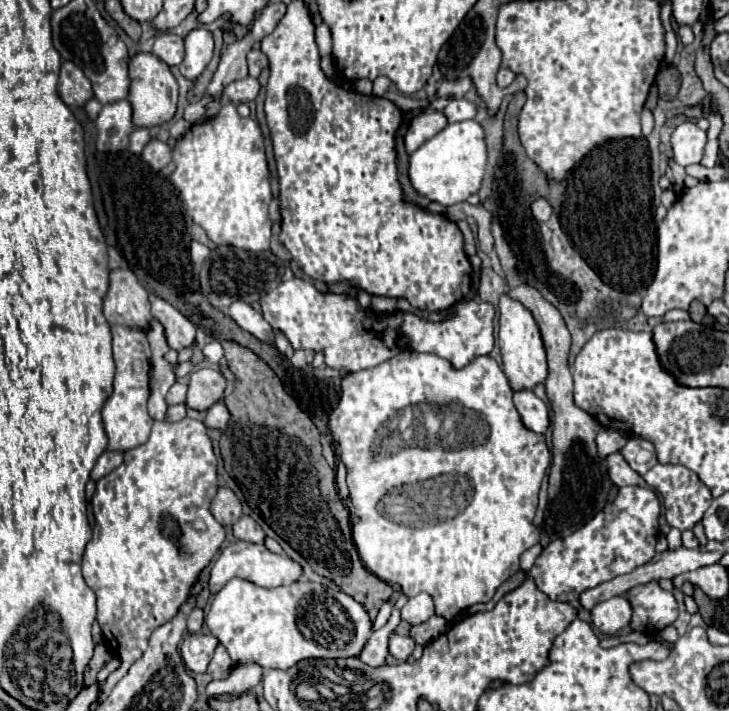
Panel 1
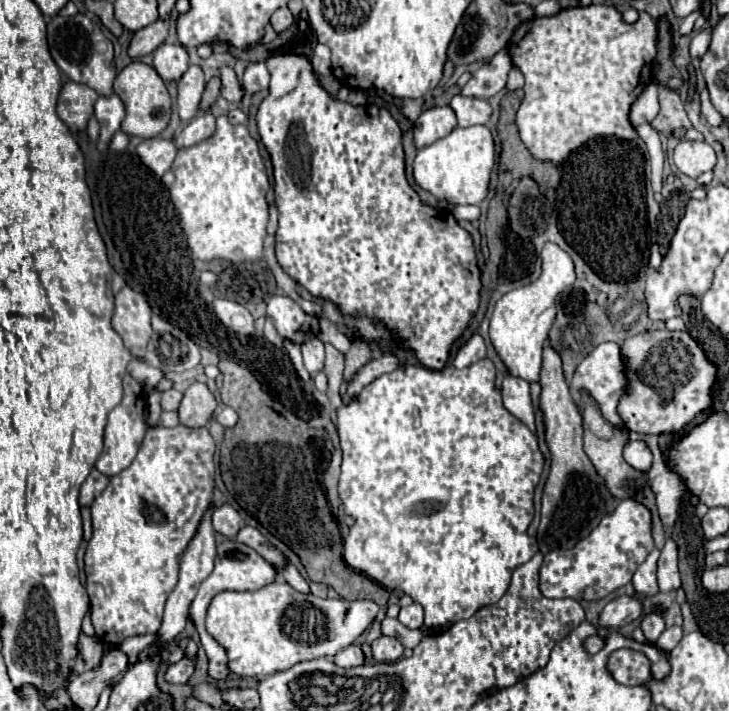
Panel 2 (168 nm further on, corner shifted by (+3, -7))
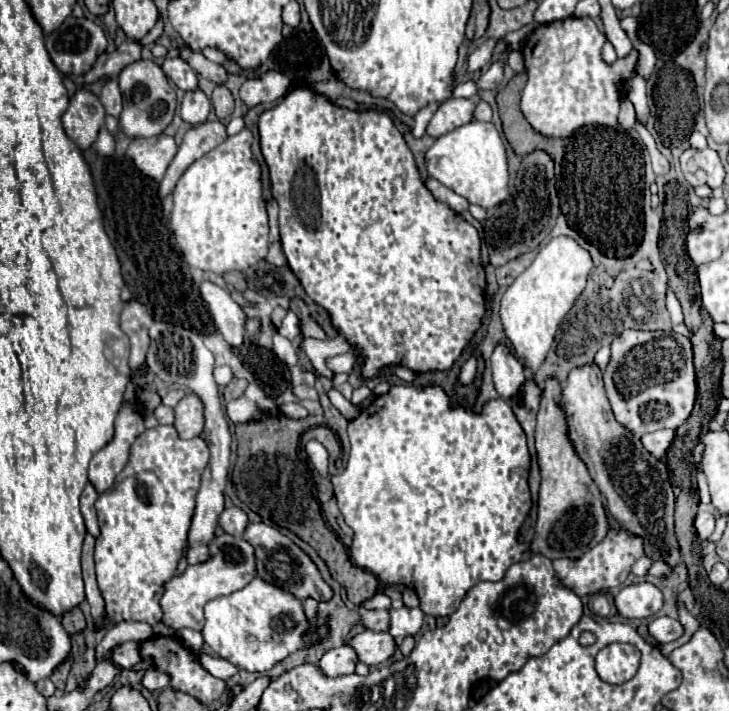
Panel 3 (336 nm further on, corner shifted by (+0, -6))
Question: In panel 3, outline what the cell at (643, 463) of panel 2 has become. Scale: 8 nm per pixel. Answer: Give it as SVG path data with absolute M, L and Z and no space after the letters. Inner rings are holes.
M656 430L656 432L644 434L640 438L640 442L654 458L662 458L662 454L668 450L672 438L674 438L674 430Z

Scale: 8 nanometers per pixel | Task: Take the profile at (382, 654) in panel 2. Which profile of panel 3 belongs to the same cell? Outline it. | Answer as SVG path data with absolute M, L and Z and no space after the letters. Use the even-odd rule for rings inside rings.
M364 630L350 640L350 646L356 650L358 660L368 666L378 666L388 662L396 652L396 640L388 632Z

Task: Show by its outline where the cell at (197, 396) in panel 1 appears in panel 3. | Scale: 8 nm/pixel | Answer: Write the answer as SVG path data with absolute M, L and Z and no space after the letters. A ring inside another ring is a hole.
M186 394L178 406L174 408L176 412L176 430L180 438L194 438L202 434L204 428L204 404L196 394Z

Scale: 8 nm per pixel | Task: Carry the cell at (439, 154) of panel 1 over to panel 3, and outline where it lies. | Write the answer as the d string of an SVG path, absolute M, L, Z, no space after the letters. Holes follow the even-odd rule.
M468 122L440 136L426 152L428 176L464 196L470 204L492 208L508 198L508 162L504 142L492 122Z

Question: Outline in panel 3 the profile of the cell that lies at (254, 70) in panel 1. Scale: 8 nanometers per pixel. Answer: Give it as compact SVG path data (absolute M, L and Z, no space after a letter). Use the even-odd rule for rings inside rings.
M268 70L258 78L248 78L240 88L240 98L246 106L256 106L264 102L274 102L282 98L290 88L290 80L276 70Z

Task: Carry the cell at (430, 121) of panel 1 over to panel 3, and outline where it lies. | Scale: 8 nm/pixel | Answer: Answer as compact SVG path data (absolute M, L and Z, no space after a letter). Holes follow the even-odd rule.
M456 98L456 100L446 100L440 104L436 114L426 126L426 134L432 138L440 138L446 132L452 132L454 128L460 128L472 120L474 106L480 98Z

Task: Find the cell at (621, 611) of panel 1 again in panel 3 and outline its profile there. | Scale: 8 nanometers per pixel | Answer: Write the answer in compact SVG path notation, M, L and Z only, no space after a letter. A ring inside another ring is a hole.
M650 582L624 586L614 598L618 616L622 618L648 618L662 608L662 592Z

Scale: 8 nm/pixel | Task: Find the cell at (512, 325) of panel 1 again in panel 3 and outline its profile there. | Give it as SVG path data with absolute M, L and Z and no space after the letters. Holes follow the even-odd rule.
M558 236L540 248L534 262L504 292L500 306L504 334L510 340L516 356L528 370L536 372L544 362L560 322L564 320L574 300L586 286L590 268L590 254L584 248L580 248L572 238Z

